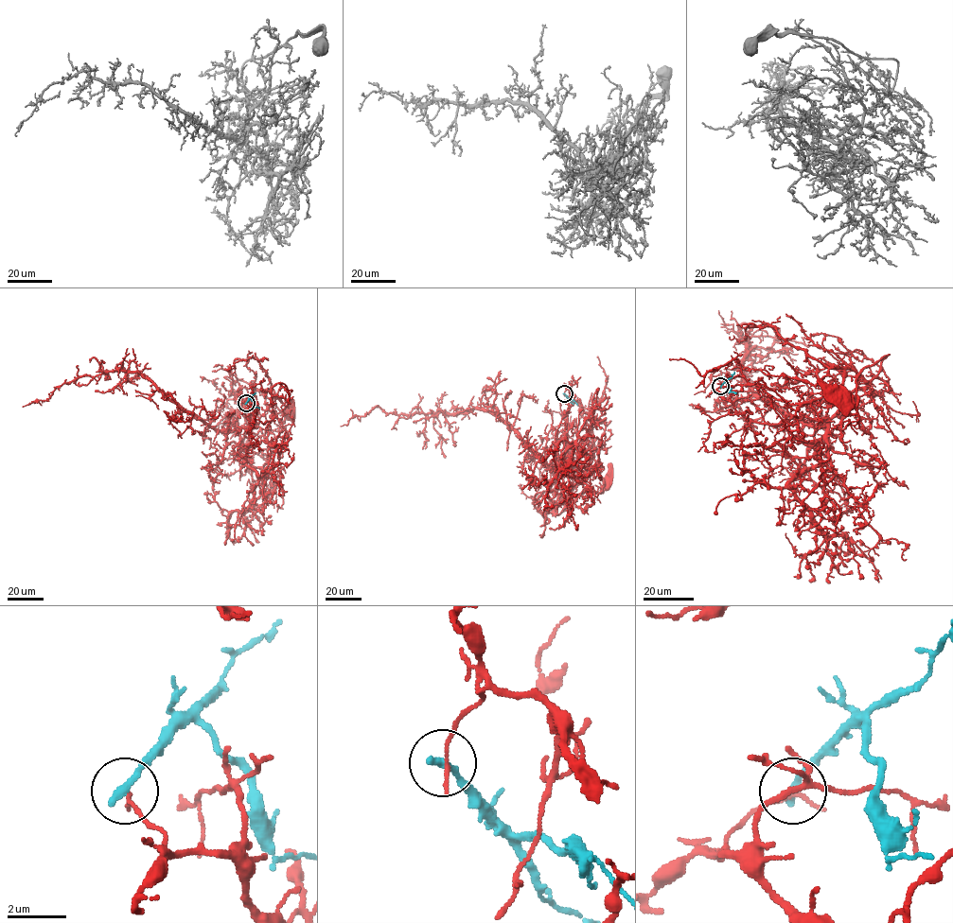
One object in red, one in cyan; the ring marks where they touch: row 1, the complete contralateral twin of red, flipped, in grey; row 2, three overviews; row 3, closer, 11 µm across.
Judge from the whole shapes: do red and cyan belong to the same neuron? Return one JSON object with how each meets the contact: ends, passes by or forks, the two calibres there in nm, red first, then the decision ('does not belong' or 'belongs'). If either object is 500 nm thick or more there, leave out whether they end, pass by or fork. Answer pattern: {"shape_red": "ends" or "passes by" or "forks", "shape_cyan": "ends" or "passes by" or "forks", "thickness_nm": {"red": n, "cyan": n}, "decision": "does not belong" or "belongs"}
{"shape_red": "ends", "shape_cyan": "ends", "thickness_nm": {"red": 150, "cyan": 320}, "decision": "does not belong"}

